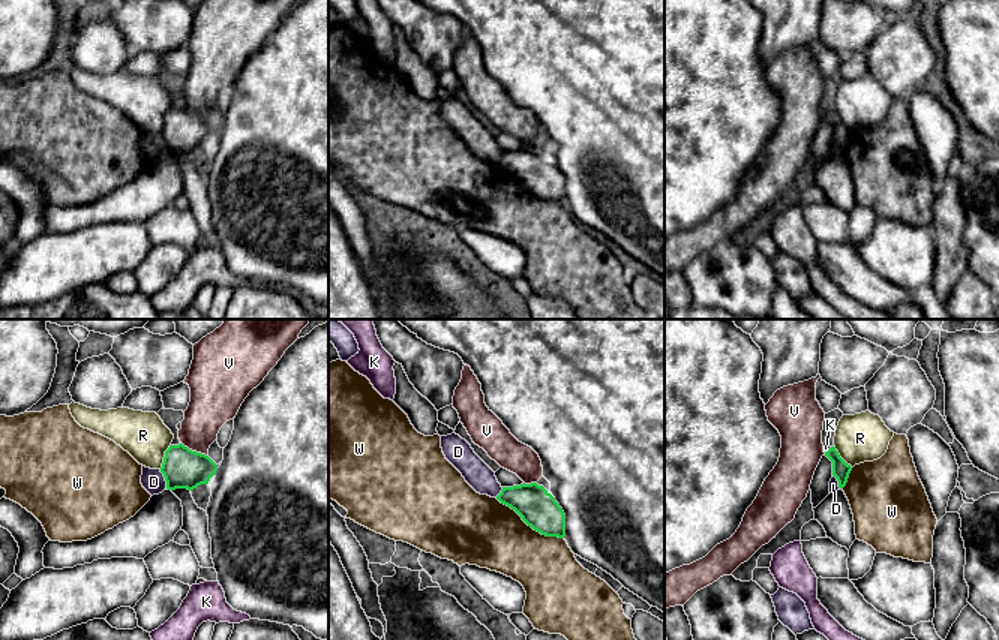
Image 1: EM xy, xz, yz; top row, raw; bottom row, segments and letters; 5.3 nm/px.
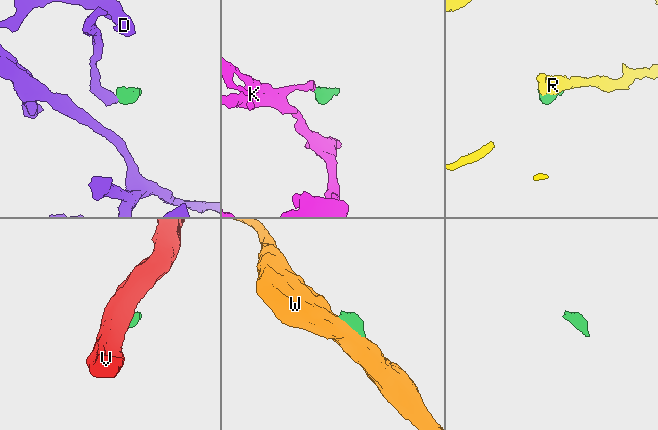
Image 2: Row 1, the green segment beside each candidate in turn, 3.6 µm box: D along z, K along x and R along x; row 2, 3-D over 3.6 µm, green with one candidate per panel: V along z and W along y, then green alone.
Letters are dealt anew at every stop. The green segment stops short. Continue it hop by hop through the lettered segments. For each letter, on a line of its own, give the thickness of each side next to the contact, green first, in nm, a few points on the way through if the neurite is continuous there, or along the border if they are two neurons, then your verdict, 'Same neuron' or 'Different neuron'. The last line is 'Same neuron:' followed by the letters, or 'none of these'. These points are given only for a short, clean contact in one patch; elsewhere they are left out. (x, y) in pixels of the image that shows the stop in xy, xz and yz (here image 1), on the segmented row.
D: Thickness 220 nm (green) against 120 nm. Boundary: xy (159, 469), (168, 489). Different neuron
K: Thickness 100 nm (green) against 30 nm. Boundary: yz (831, 447), (825, 453). Different neuron
R: Thickness 220 nm (green) against 240 nm. Different neuron
V: Thickness 220 nm (green) against 220 nm. Boundary: xy (182, 442), (207, 456). Different neuron
W: Thickness 200 nm (green) against 360 nm. Different neuron
Same neuron: none of these

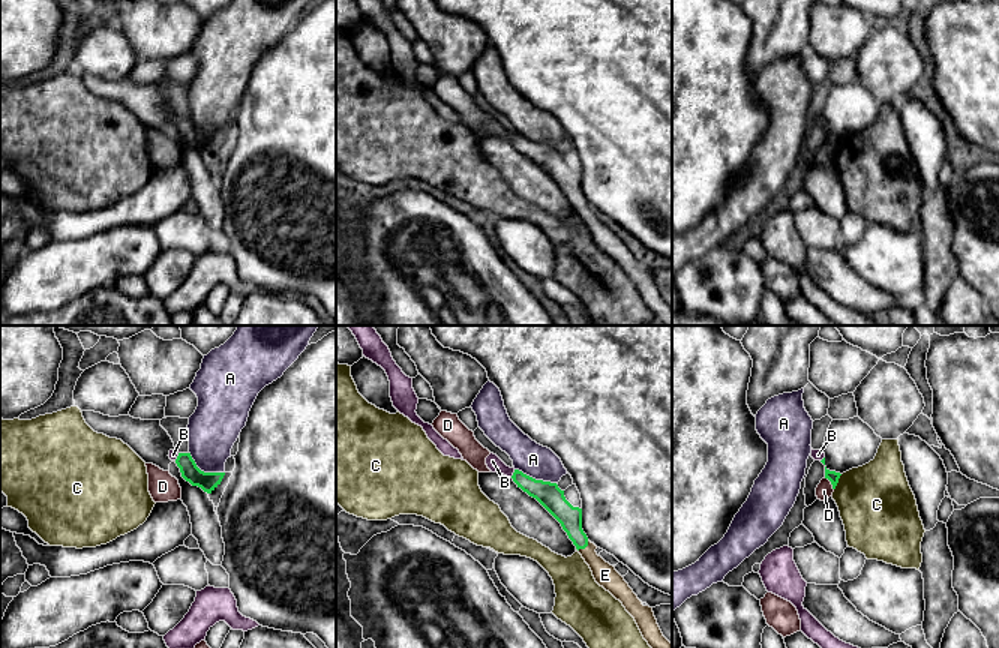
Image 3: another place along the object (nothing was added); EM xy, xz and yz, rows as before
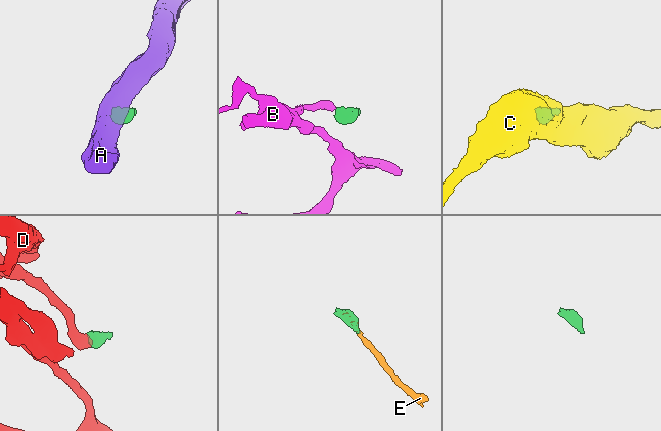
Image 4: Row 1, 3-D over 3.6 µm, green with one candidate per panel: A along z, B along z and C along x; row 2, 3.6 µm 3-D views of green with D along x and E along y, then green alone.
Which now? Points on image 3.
A: Thickness 100 nm (green) against 280 nm. Boundary: xy (189, 452), (201, 470), (224, 473). Different neuron
B: Thickness 140 nm (green) against 80 nm. Boundary: xz (515, 470), (510, 476). Different neuron
C: Thickness 60 nm (green) against 400 nm. Different neuron
D: Thickness 60 nm (green) against 90 nm. Boundary: yz (824, 477), (833, 489). Different neuron
E: Thickness 130 nm (green) against 120 nm. Path across: xz (570, 518), (584, 548), (605, 575). Same neuron
Same neuron: E

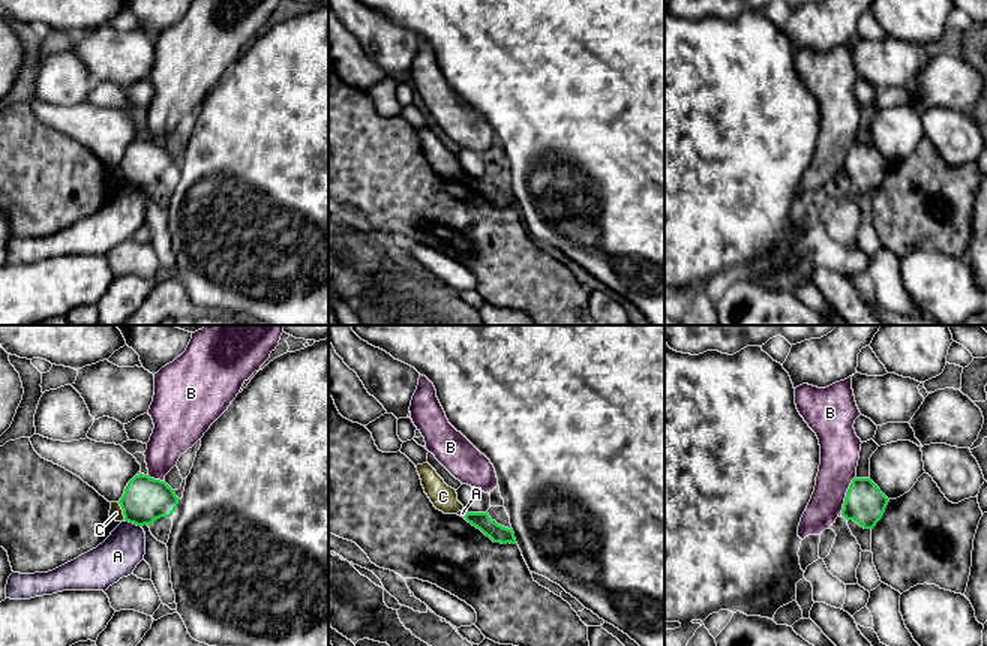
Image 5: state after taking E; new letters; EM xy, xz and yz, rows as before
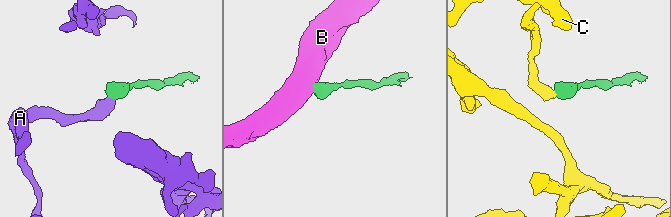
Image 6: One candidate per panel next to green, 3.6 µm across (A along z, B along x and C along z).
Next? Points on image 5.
A: Thickness 240 nm (green) against 220 nm. Boundary: xy (125, 519), (140, 526). Different neuron
B: Thickness 220 nm (green) against 200 nm. Boundary: yz (855, 475), (840, 513). Different neuron
C: Thickness 240 nm (green) against 80 nm. Boundary: xy (117, 502), (125, 519). Different neuron
Same neuron: none of these

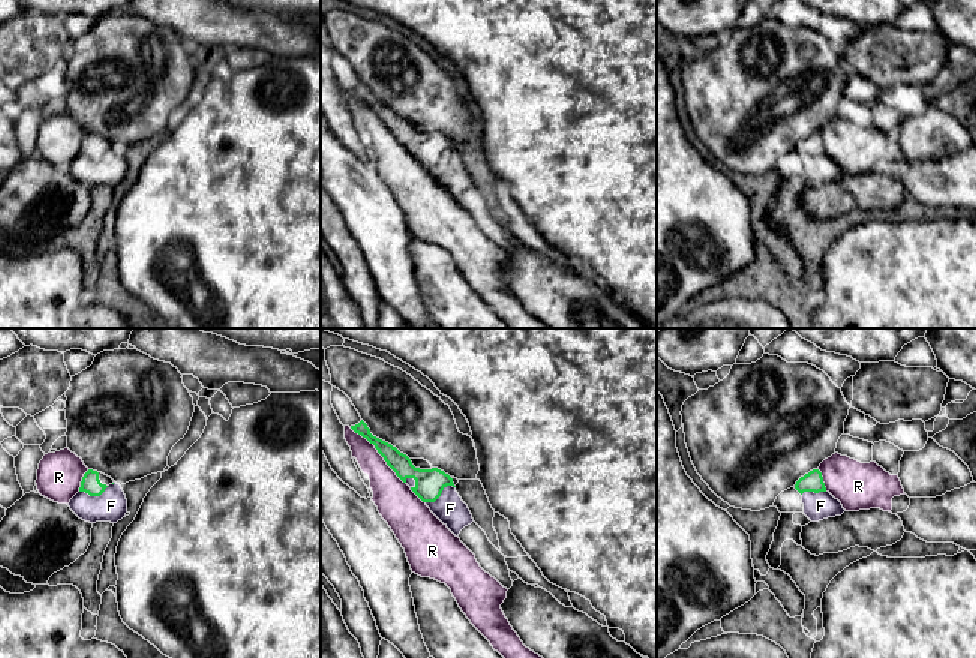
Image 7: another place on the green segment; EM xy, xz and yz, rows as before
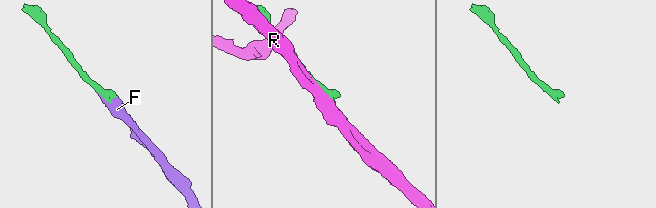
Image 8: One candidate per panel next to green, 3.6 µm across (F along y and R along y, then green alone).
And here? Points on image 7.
F: Thickness 160 nm (green) against 160 nm. Path across: xz (429, 483), (441, 492), (450, 508). Same neuron
R: Thickness 110 nm (green) against 190 nm. Different neuron
Same neuron: F

